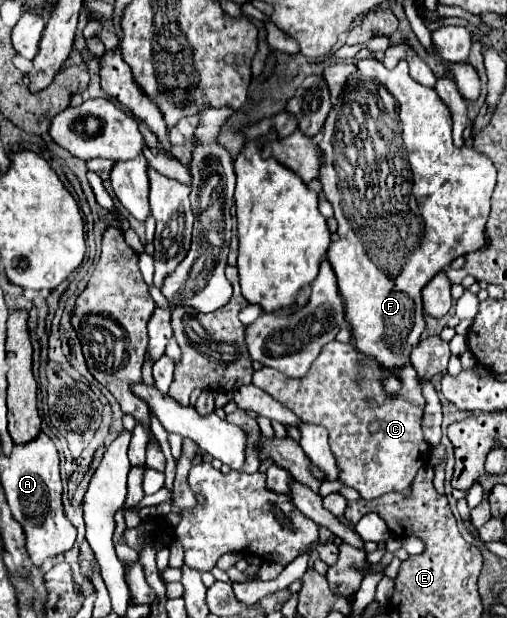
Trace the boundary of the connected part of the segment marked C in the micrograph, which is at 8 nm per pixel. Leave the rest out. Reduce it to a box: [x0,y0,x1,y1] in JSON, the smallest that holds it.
[252,341,430,499]

